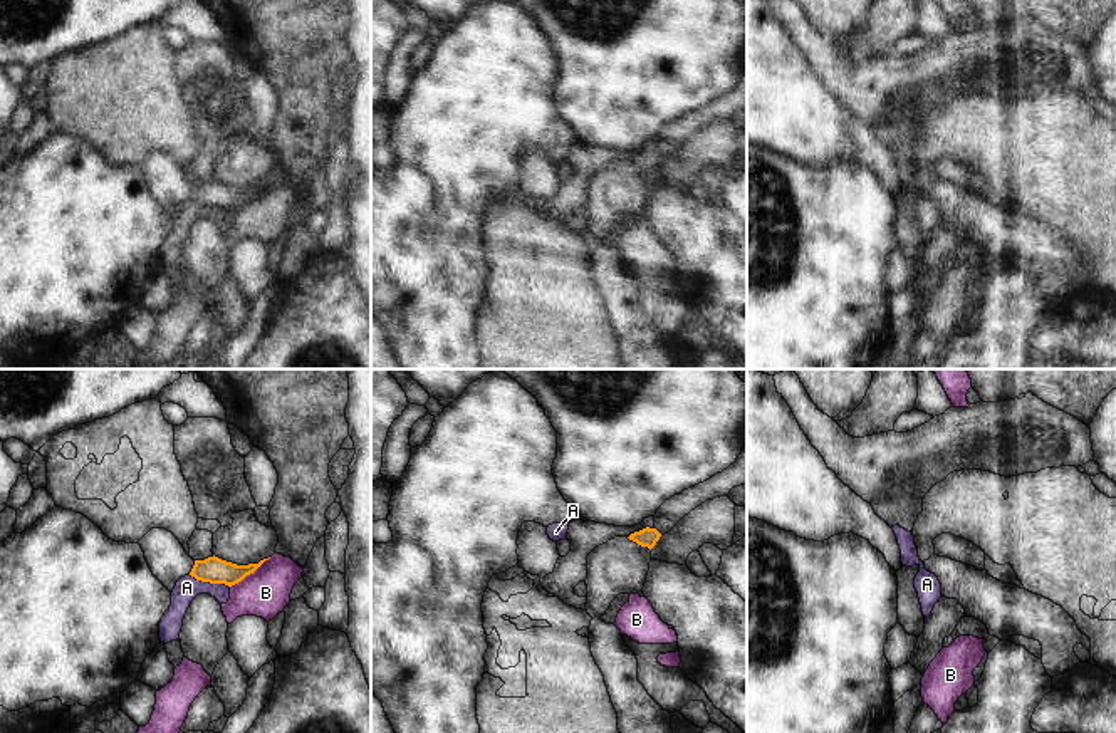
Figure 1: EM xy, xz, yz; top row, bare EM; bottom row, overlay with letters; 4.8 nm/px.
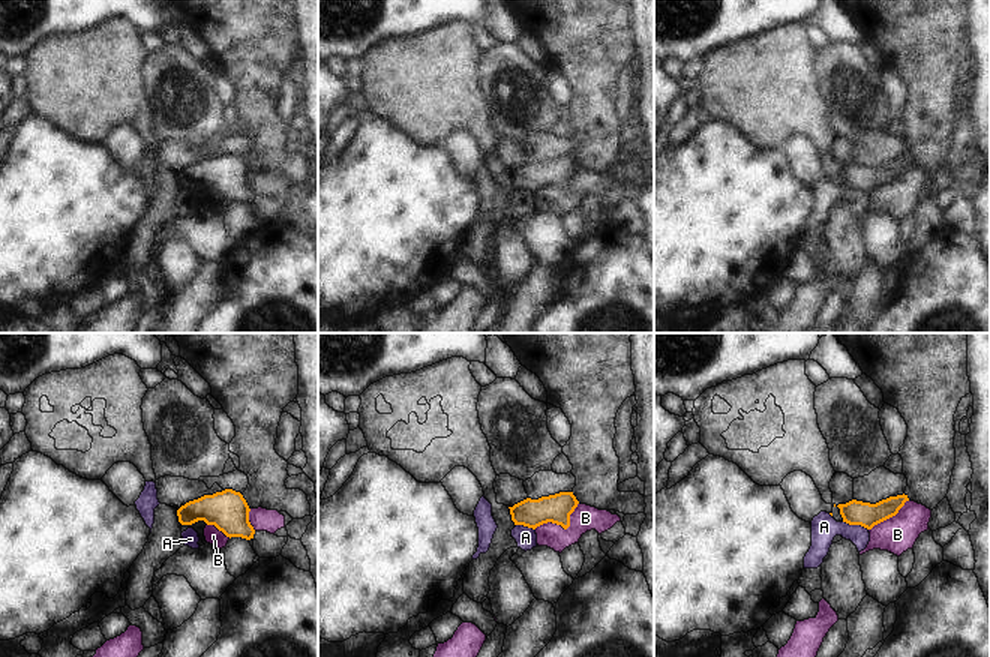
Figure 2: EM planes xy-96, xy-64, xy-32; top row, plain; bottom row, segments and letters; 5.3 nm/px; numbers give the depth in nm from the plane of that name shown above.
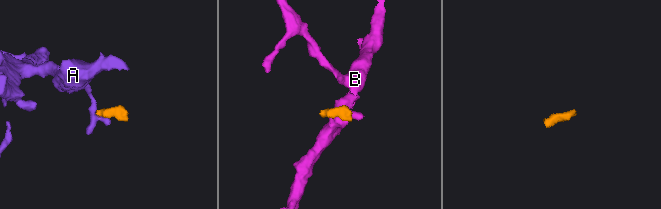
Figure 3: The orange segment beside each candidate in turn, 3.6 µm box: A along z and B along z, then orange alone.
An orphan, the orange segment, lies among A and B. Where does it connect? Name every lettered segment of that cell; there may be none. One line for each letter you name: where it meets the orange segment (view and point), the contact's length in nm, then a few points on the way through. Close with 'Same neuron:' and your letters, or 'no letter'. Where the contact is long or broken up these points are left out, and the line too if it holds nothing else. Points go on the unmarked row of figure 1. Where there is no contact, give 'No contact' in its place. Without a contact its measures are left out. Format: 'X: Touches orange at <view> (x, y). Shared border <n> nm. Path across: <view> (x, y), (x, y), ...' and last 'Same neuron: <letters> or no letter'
Same neuron: no letter.

